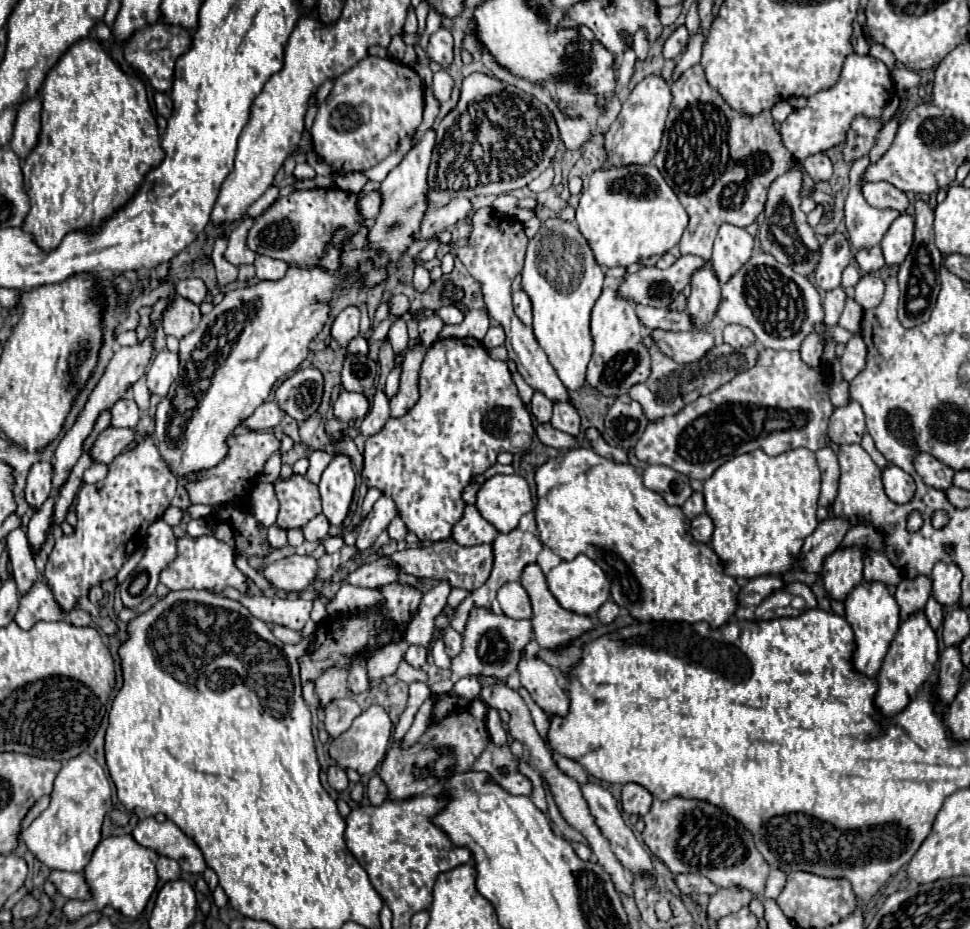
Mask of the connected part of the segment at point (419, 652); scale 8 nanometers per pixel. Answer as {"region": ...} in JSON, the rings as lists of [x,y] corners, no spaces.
{"region":[[[410,645],[410,649],[406,651],[404,659],[406,659],[406,663],[410,663],[412,667],[420,669],[420,667],[426,665],[426,655],[428,655],[428,651],[426,651],[424,647],[420,647],[420,645]]]}

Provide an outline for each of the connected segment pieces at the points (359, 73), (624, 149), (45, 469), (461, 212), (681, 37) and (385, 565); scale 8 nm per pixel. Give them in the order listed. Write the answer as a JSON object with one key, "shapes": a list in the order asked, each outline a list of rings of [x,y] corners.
{"shapes":[[[[366,57],[334,81],[332,93],[318,107],[312,125],[314,151],[334,173],[366,171],[394,153],[404,137],[414,135],[422,123],[422,109],[424,85],[412,67],[396,63],[394,59]]],[[[654,75],[644,77],[634,87],[630,97],[622,105],[618,119],[612,123],[612,127],[608,129],[608,133],[604,137],[608,165],[622,167],[622,165],[648,165],[648,163],[652,163],[652,159],[660,147],[670,101],[672,101],[670,85],[662,77],[654,77]]],[[[38,461],[32,465],[28,479],[26,479],[26,501],[30,507],[38,509],[46,495],[50,495],[50,479],[52,479],[52,463],[50,461]]],[[[454,197],[442,207],[432,207],[416,235],[416,239],[430,239],[454,223],[468,219],[472,213],[472,201],[466,197]]],[[[678,27],[664,43],[664,57],[676,57],[680,55],[688,45],[688,31],[686,27]]],[[[378,555],[376,561],[364,563],[356,571],[352,571],[346,577],[346,581],[354,587],[380,587],[396,581],[398,575],[400,575],[400,567],[392,563],[388,555]]]]}

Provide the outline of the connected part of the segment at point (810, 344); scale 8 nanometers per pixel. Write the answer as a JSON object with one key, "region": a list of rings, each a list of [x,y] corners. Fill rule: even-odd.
{"region":[[[808,335],[808,337],[806,337],[806,343],[802,343],[800,355],[802,355],[802,361],[804,361],[808,367],[812,367],[812,369],[822,369],[824,347],[822,347],[822,343],[818,343],[818,337],[816,337],[816,335]]]}

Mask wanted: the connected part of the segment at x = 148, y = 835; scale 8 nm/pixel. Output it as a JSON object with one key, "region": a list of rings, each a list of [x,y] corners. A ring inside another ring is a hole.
{"region":[[[152,817],[142,819],[132,829],[132,837],[138,845],[180,861],[178,865],[184,873],[202,873],[206,869],[200,849],[172,821],[156,823]]]}

